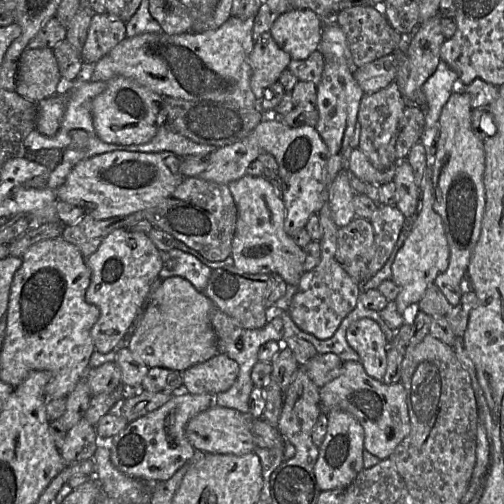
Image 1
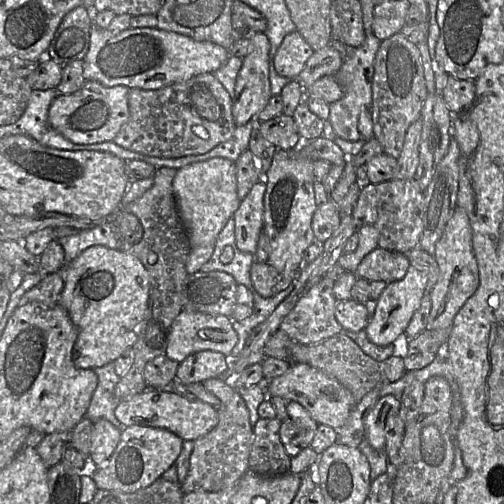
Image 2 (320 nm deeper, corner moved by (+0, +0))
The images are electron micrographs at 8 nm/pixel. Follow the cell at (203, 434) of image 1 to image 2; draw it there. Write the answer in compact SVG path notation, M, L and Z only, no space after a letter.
M148 388L130 399L120 402L115 416L125 426L151 426L167 429L183 440L193 442L210 432L218 423L218 411L208 403L198 399L188 399L177 393L162 389Z

